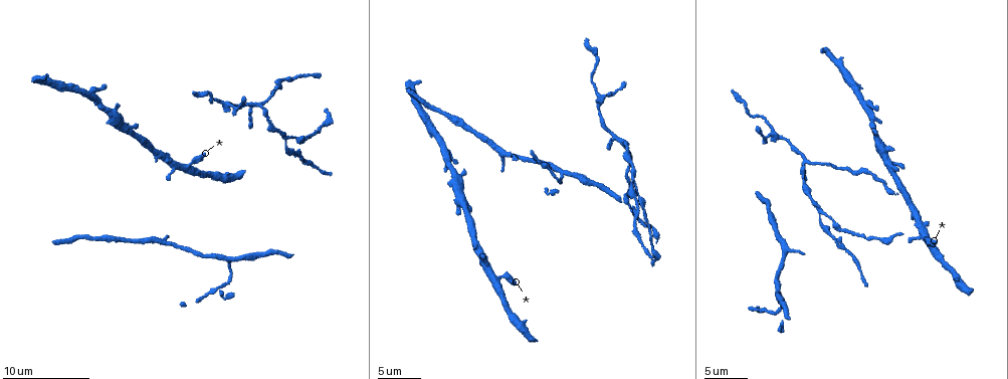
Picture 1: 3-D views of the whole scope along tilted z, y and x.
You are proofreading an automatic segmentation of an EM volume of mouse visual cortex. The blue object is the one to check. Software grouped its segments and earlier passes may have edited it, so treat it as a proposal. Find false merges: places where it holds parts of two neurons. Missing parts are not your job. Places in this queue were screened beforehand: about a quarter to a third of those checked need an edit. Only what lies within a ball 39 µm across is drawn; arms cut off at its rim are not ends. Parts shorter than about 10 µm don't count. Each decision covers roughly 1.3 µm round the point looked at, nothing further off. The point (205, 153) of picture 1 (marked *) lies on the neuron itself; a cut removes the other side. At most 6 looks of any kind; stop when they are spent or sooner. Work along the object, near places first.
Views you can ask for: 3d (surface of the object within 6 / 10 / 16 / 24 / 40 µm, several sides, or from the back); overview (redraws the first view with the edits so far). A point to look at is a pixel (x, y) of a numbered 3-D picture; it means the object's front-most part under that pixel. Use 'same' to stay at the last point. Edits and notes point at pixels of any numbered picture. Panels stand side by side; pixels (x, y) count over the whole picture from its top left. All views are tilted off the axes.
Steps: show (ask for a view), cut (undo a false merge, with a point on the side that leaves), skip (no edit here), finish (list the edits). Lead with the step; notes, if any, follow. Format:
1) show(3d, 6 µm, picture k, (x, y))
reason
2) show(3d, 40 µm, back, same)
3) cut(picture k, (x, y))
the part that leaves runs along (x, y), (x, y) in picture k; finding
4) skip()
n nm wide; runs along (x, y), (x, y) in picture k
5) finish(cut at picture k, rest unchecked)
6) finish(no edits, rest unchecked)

show(3d, 6 µm, picture 1, (485, 261))

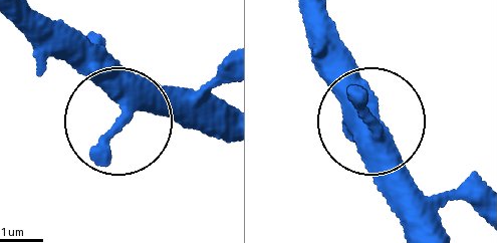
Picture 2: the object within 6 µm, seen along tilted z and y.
show(3d, 6 µm, back, picture 2, (122, 117))

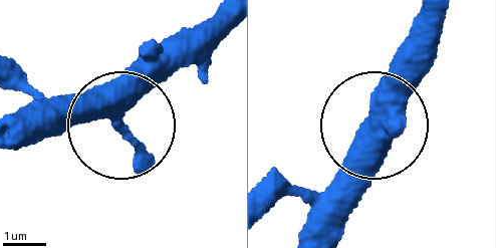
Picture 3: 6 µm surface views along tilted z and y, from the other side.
skip()
runs along (273, 201), (323, 185), (418, 83) in picture 3; all the same neuron

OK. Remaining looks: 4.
show(3d, 10 µm, picture 1, (507, 156))

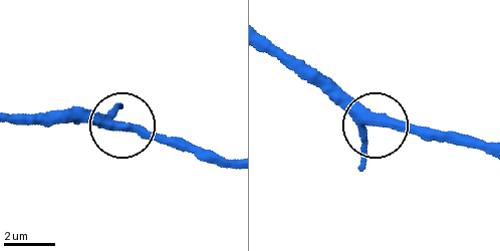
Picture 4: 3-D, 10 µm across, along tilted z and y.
show(3d, 10 µm, back, picture 4, (375, 121))

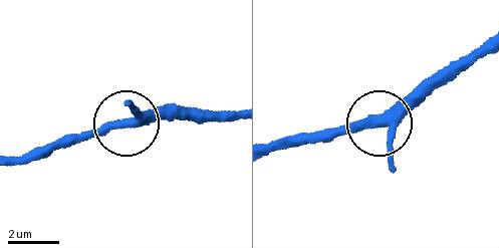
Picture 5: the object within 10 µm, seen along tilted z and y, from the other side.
skip()
3 arms; continuous, no second neuron

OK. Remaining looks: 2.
show(3d, 10 µm, picture 1, (226, 258))
three arms meet

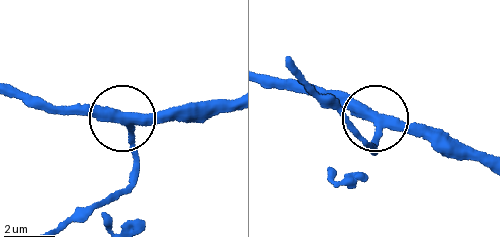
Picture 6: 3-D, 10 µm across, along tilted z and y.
show(3d, 10 µm, back, picture 6, (120, 117))
other side

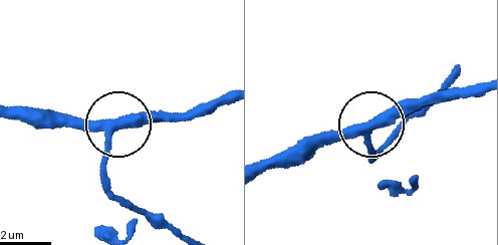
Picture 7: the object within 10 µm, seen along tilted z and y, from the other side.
skip()
3 arms; all the same neuron

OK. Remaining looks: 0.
finish(no edits, rest unchecked)

